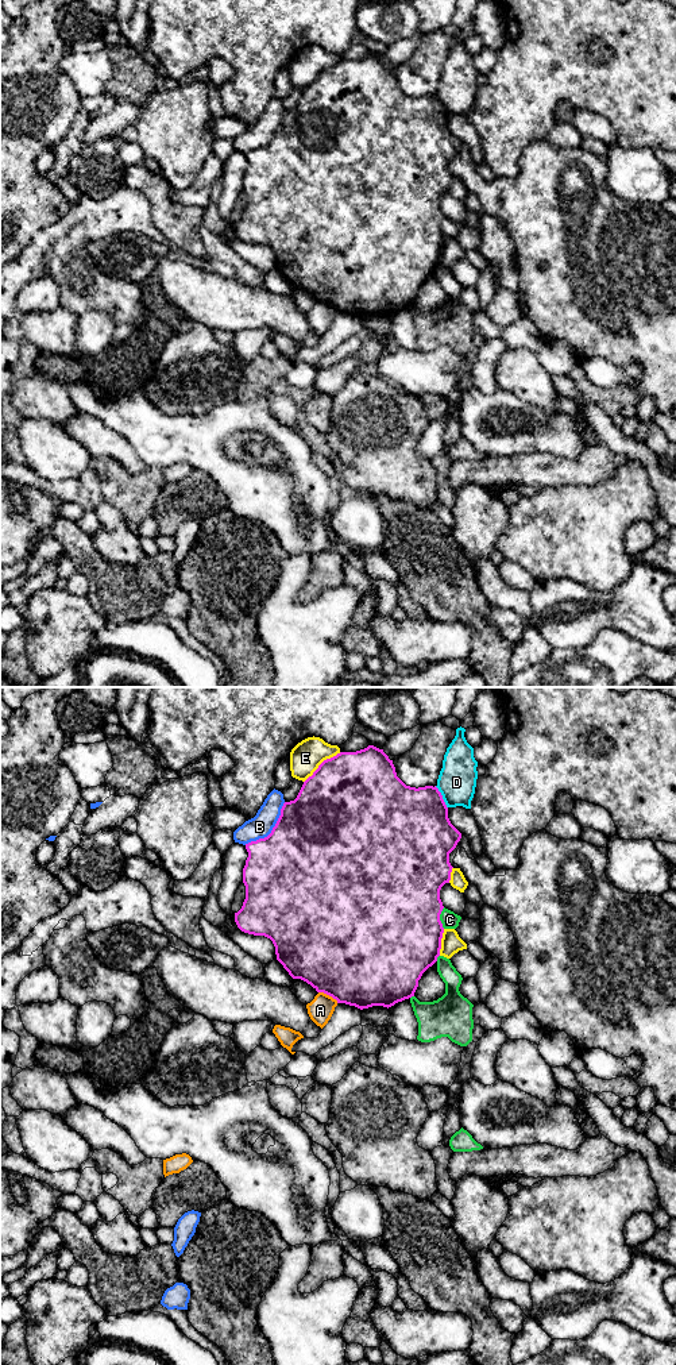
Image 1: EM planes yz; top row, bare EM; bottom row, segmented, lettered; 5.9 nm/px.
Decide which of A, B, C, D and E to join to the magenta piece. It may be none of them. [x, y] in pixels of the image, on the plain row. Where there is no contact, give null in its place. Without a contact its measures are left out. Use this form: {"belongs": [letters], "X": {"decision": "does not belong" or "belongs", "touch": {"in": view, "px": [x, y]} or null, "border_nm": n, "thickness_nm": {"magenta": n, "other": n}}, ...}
{"belongs": [], "A": {"decision": "does not belong", "touch": {"in": "yz", "px": [328, 303]}, "border_nm": 140, "thickness_nm": {"magenta": 500, "other": 150}}, "B": {"decision": "does not belong", "touch": {"in": "yz", "px": [271, 139]}, "border_nm": 360, "thickness_nm": {"magenta": 500, "other": 140}}, "C": {"decision": "does not belong", "touch": {"in": "yz", "px": [439, 227]}, "border_nm": 130, "thickness_nm": {"magenta": 500, "other": 100}}, "D": {"decision": "does not belong", "touch": {"in": "yz", "px": [441, 105]}, "border_nm": 150, "thickness_nm": {"magenta": 460, "other": 220}}, "E": {"decision": "does not belong", "touch": {"in": "yz", "px": [321, 72]}, "border_nm": 280, "thickness_nm": {"magenta": 500, "other": 190}}}

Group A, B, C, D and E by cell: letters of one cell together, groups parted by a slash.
A / B / C / D / E

